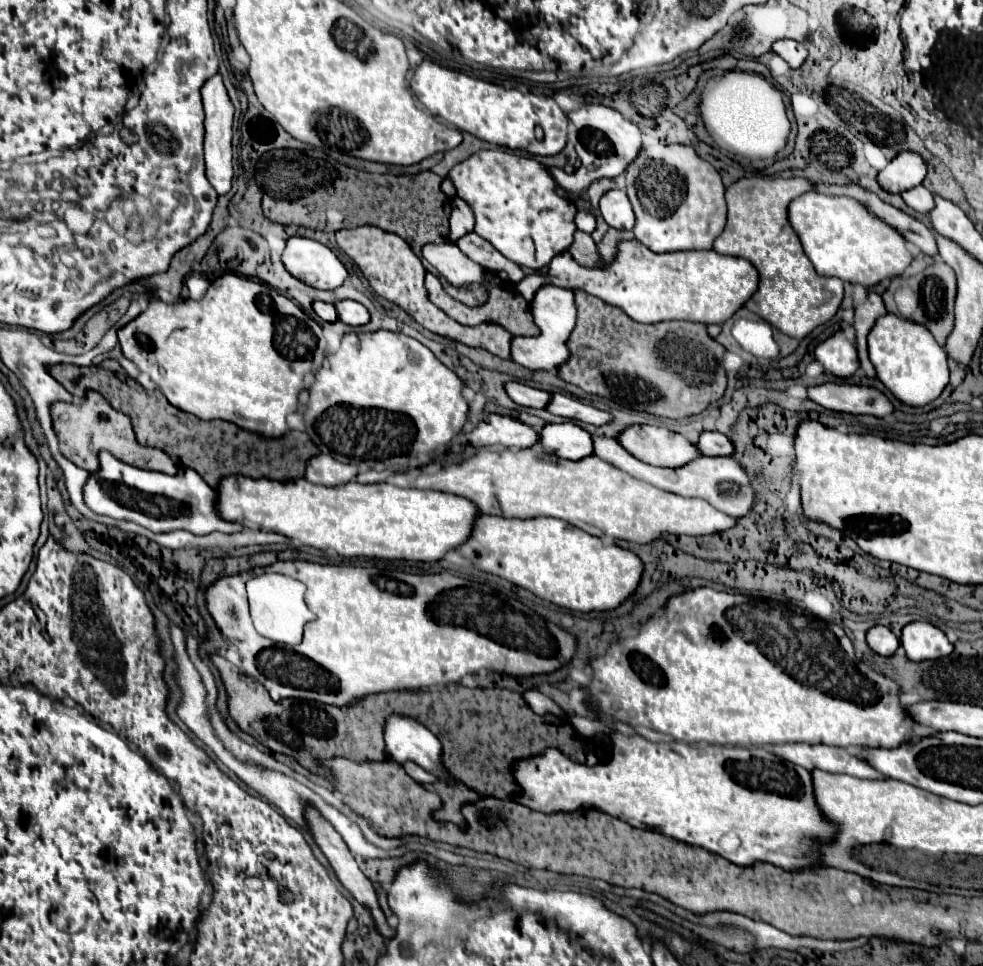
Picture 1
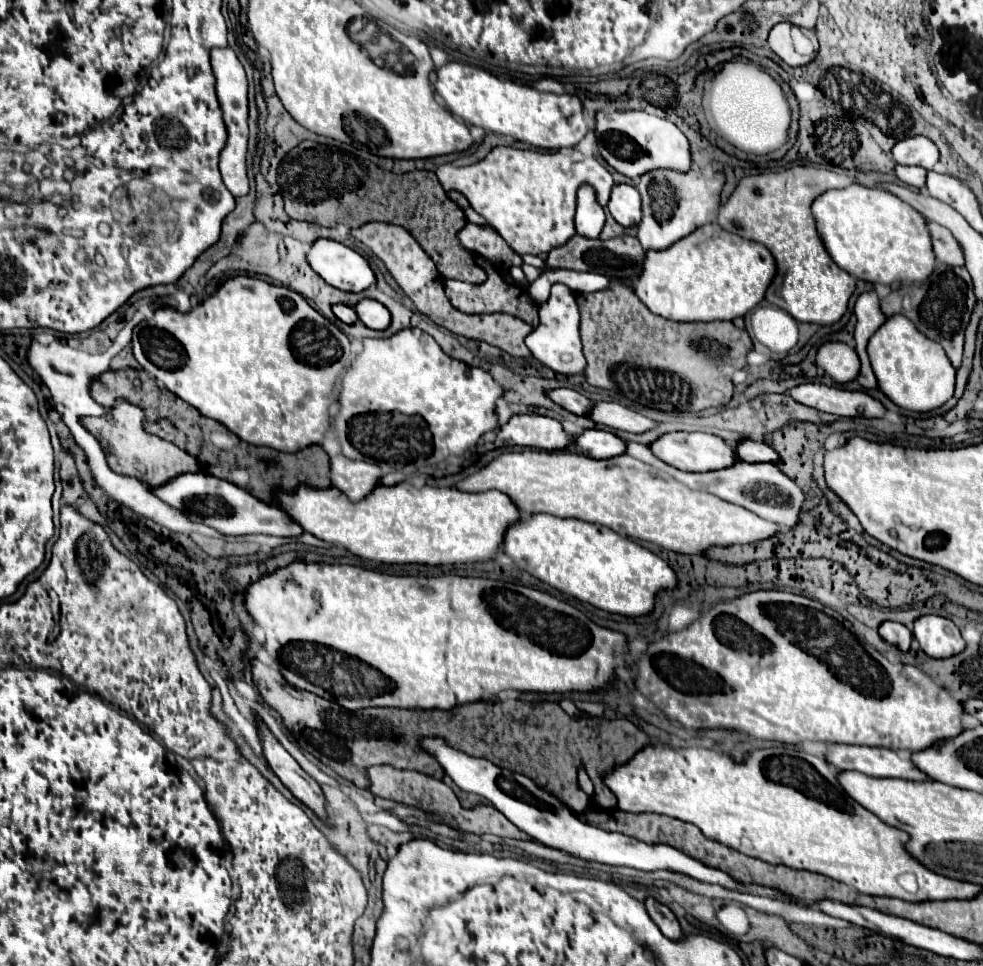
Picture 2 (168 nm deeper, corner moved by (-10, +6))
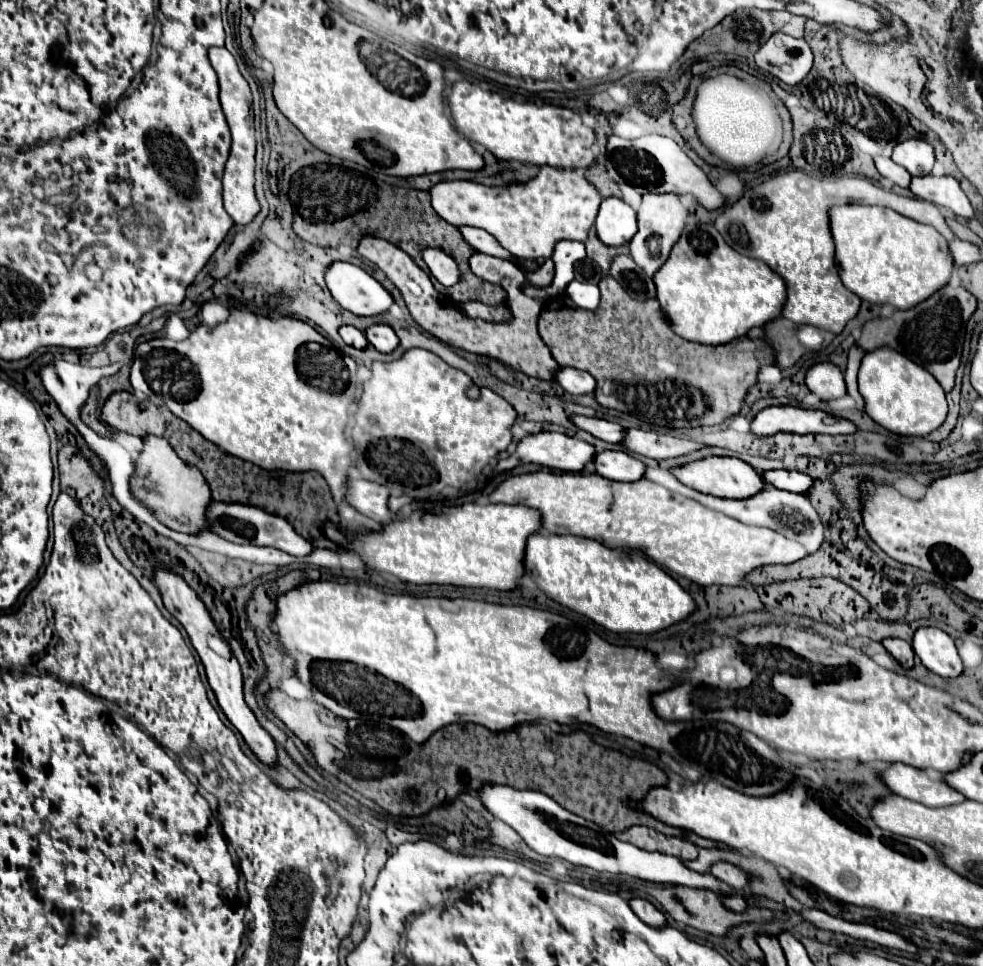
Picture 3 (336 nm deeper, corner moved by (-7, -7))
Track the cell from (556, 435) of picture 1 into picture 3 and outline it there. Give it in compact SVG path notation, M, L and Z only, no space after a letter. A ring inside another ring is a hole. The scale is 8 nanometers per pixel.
M603 451L595 457L595 467L601 477L611 481L639 481L645 475L645 465L625 451Z

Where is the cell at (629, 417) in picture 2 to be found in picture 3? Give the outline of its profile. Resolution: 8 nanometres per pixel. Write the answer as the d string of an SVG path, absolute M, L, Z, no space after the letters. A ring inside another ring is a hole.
M627 429L627 439L623 441L623 447L633 453L661 461L661 459L673 459L673 457L681 457L681 455L699 451L705 445L687 441L687 439L679 439L679 437L671 437L665 433Z

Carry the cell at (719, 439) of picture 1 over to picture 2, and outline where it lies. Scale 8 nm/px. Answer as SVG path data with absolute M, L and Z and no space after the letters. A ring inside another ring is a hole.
M750 438L738 440L734 446L734 452L738 452L738 458L744 462L776 462L778 454L764 442L756 442Z

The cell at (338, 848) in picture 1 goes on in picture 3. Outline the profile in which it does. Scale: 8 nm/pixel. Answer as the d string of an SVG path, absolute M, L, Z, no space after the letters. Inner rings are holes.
M155 565L155 571L153 571L153 581L163 597L163 605L165 609L185 627L189 639L191 639L191 645L195 647L195 651L199 653L199 659L205 667L205 673L207 673L207 681L213 689L213 693L217 695L217 701L223 709L223 713L227 715L227 719L237 727L237 731L243 735L245 743L255 751L255 755L263 761L263 763L275 763L277 759L277 751L275 751L275 741L271 739L271 735L257 723L255 715L251 713L251 709L247 707L245 699L243 699L243 679L241 679L241 669L239 669L239 663L235 659L235 655L231 653L231 647L227 645L227 641L223 639L223 635L219 633L215 621L211 619L207 607L203 605L203 601L199 599L199 595L183 581L181 575L173 573L171 569L167 567L159 567Z

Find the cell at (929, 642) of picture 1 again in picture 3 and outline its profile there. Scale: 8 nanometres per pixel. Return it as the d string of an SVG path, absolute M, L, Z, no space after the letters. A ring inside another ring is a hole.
M921 627L913 637L913 649L923 665L939 677L959 677L963 671L961 657L953 639L935 627Z

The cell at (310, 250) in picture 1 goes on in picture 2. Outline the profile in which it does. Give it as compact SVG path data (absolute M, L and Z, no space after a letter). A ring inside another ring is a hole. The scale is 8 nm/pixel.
M318 238L306 260L324 282L344 292L362 292L376 280L366 258L336 240Z

